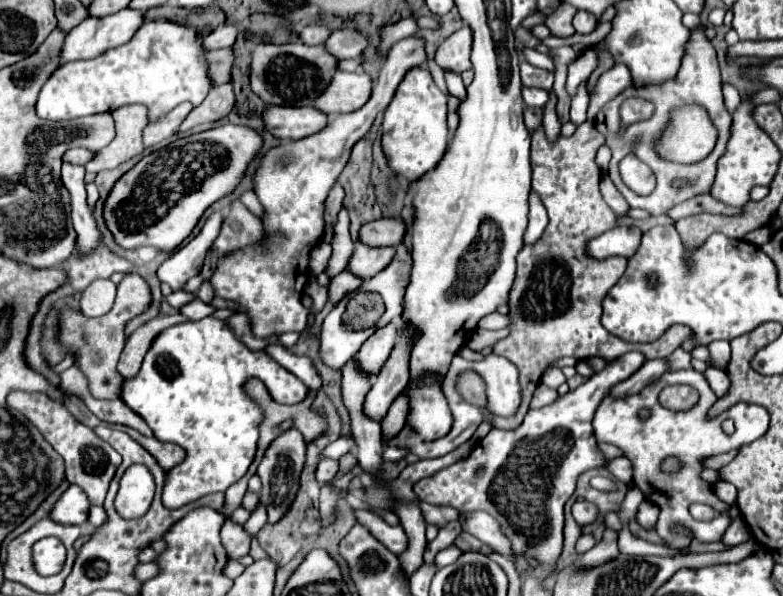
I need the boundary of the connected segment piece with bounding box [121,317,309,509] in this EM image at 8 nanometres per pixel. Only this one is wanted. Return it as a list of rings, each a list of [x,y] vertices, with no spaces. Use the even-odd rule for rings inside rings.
[[[215,317],[179,323],[163,331],[147,351],[137,377],[125,379],[121,399],[147,421],[159,441],[177,443],[187,451],[185,461],[167,471],[163,487],[163,505],[167,509],[179,509],[209,493],[223,493],[247,473],[257,451],[259,425],[265,417],[255,399],[245,393],[245,383],[249,379],[263,381],[271,399],[281,405],[297,405],[309,395],[309,389],[295,375],[283,369],[269,353],[247,349],[235,337],[233,329],[229,329],[225,321]]]

